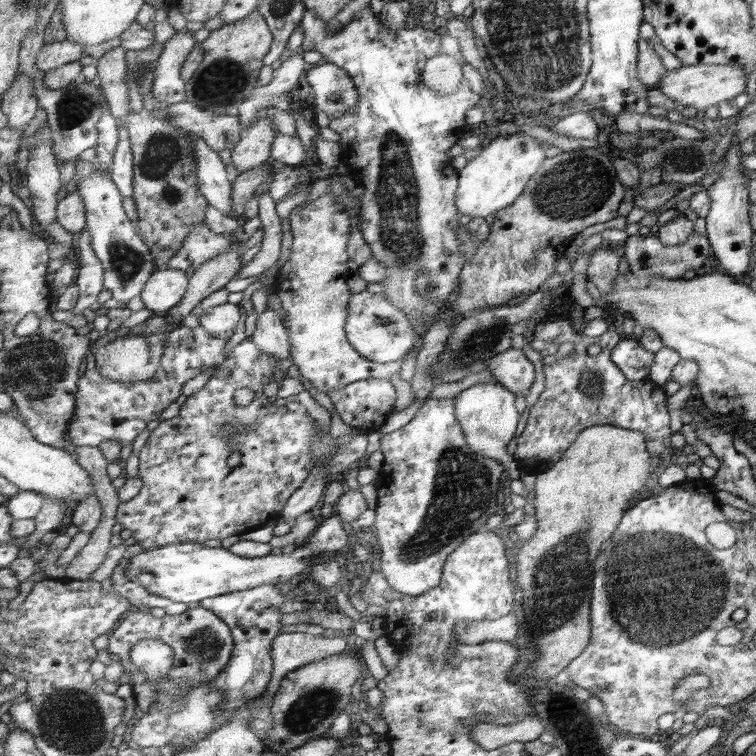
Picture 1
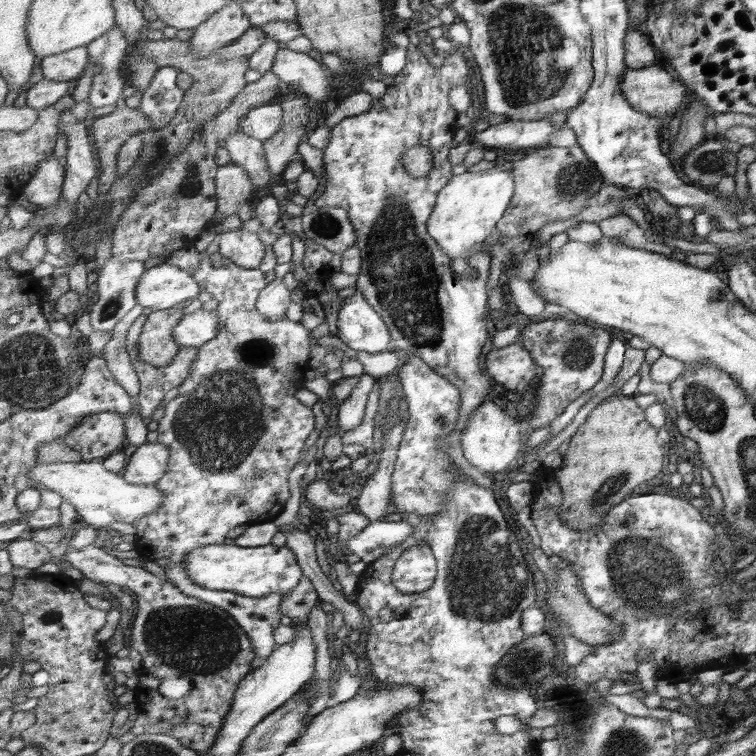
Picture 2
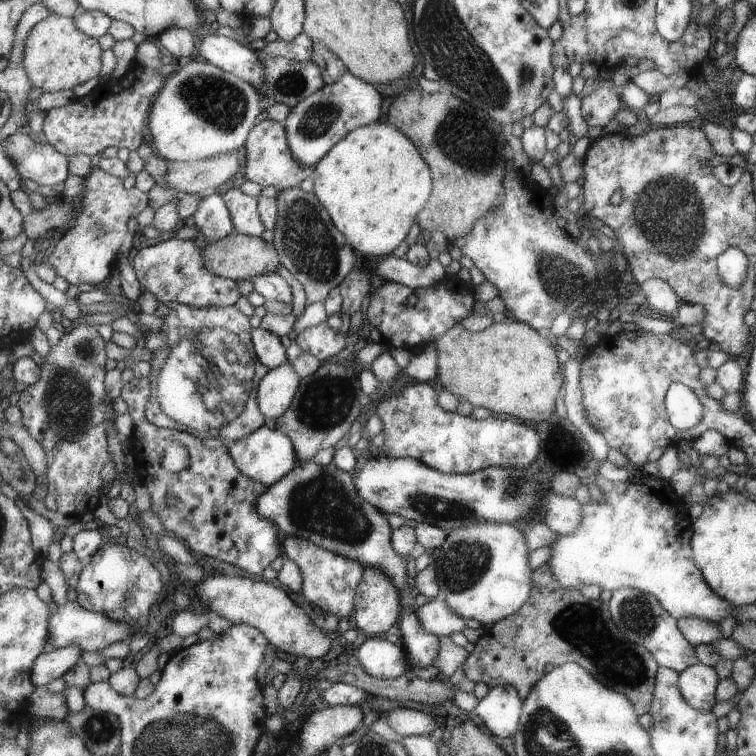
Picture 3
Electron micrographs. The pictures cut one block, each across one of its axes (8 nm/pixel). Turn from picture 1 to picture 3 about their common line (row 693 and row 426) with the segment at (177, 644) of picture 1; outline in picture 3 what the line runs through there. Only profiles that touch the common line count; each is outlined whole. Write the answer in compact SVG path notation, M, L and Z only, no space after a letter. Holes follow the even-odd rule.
M133 378L125 383L122 398L128 405L133 420L130 448L134 456L133 472L139 482L147 488L151 497L151 509L164 525L164 530L185 541L197 556L209 556L234 564L255 576L261 576L277 558L283 557L283 545L279 528L273 520L263 518L257 512L257 500L268 486L249 478L239 470L230 453L228 444L221 438L202 439L192 430L161 429L147 418L147 403L153 392L149 378ZM169 444L183 444L191 452L191 464L179 474L171 474L159 468L161 452ZM167 495L177 498L173 505L167 504Z

